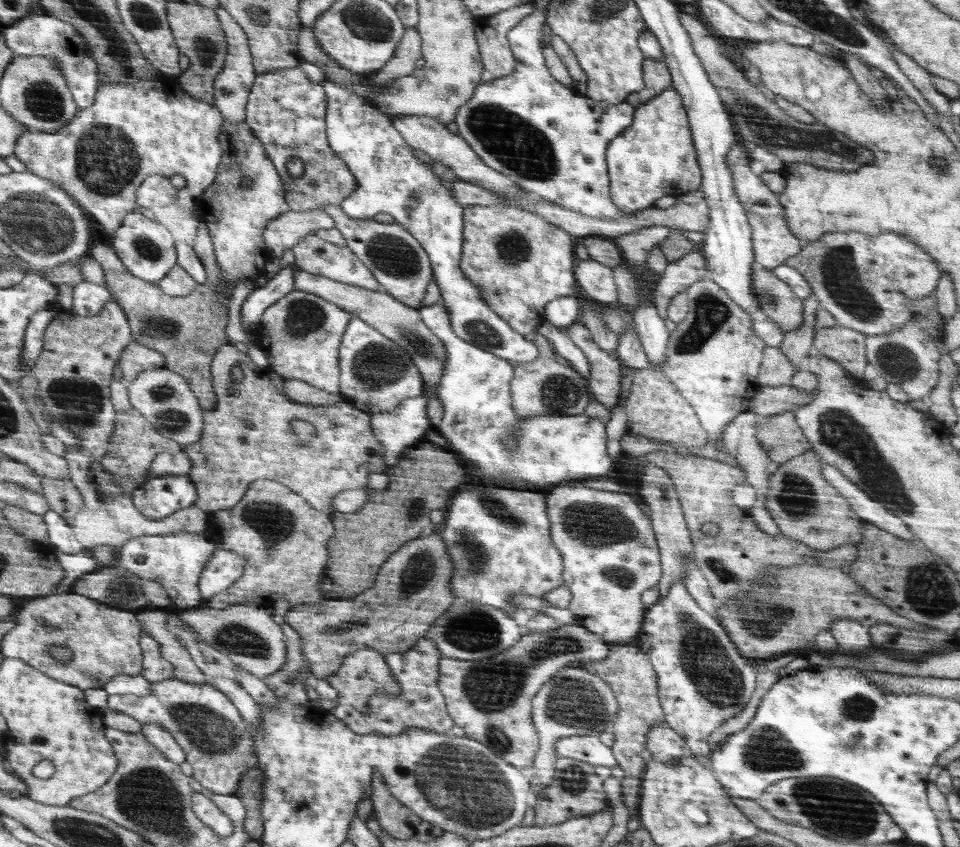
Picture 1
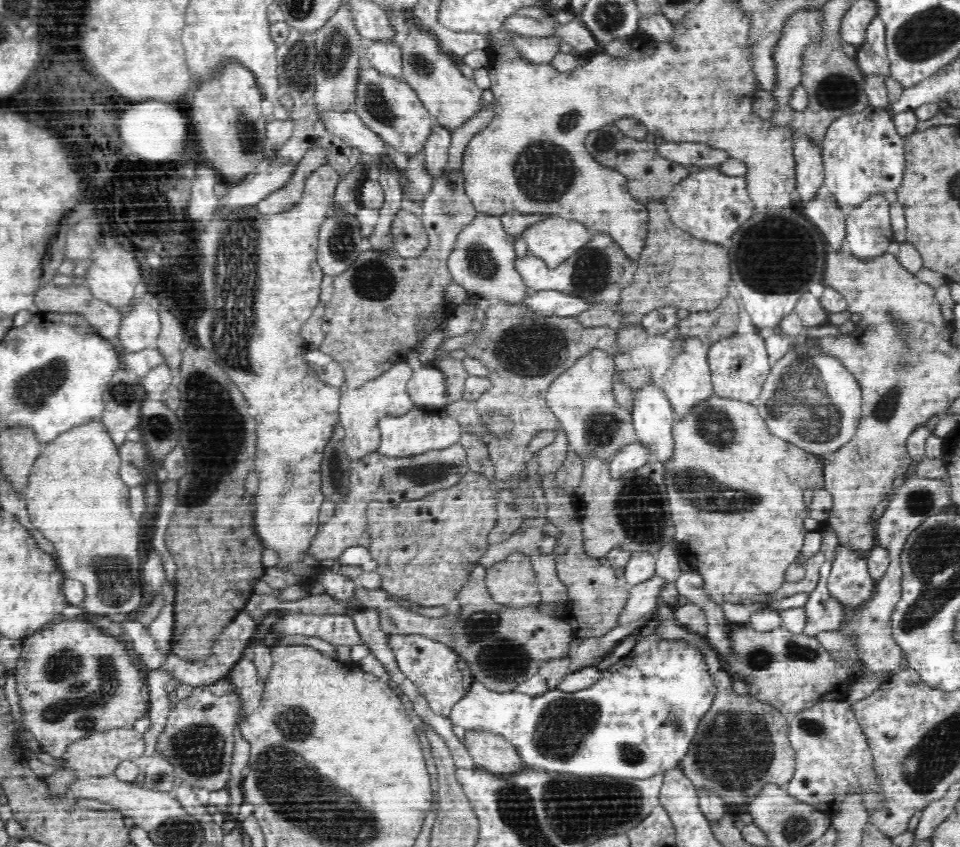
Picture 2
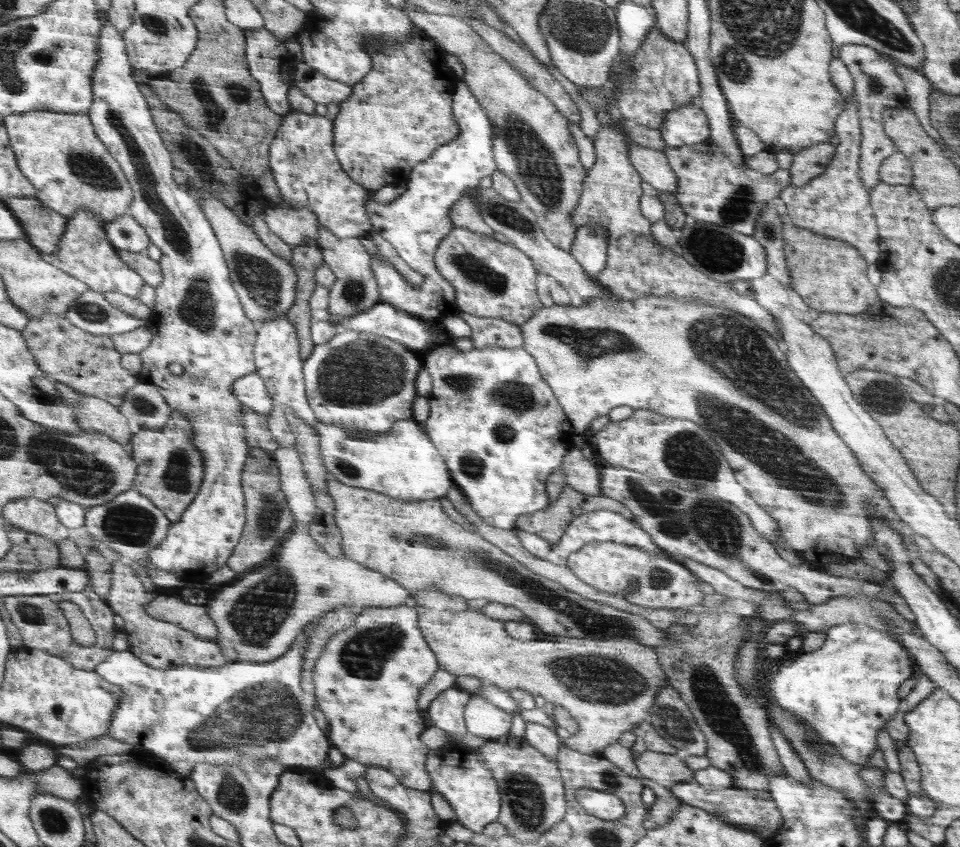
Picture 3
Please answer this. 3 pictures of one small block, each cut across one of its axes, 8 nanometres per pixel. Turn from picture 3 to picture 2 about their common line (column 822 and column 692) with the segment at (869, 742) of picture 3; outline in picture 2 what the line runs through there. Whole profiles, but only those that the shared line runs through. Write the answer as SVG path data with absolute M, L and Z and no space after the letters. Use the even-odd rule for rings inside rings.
M359 607L349 613L354 619L356 630L362 641L373 655L384 664L391 680L412 701L414 712L425 724L433 727L452 753L459 772L479 770L474 764L469 750L462 740L452 732L452 726L462 726L470 732L488 732L502 735L508 743L515 746L526 766L540 768L548 772L570 772L578 776L616 776L616 778L648 779L658 773L664 774L667 769L680 766L686 756L690 743L702 716L710 710L715 696L715 683L708 670L709 662L704 659L702 650L682 641L682 639L662 639L655 633L645 635L636 641L632 652L621 658L616 666L601 671L602 679L592 687L578 692L564 692L560 689L542 693L542 696L528 696L521 692L498 692L486 688L484 684L474 681L466 696L462 697L451 710L449 716L439 716L429 707L426 697L412 684L405 674L400 672L394 653L389 647L388 635L379 626L378 611L372 607Z

